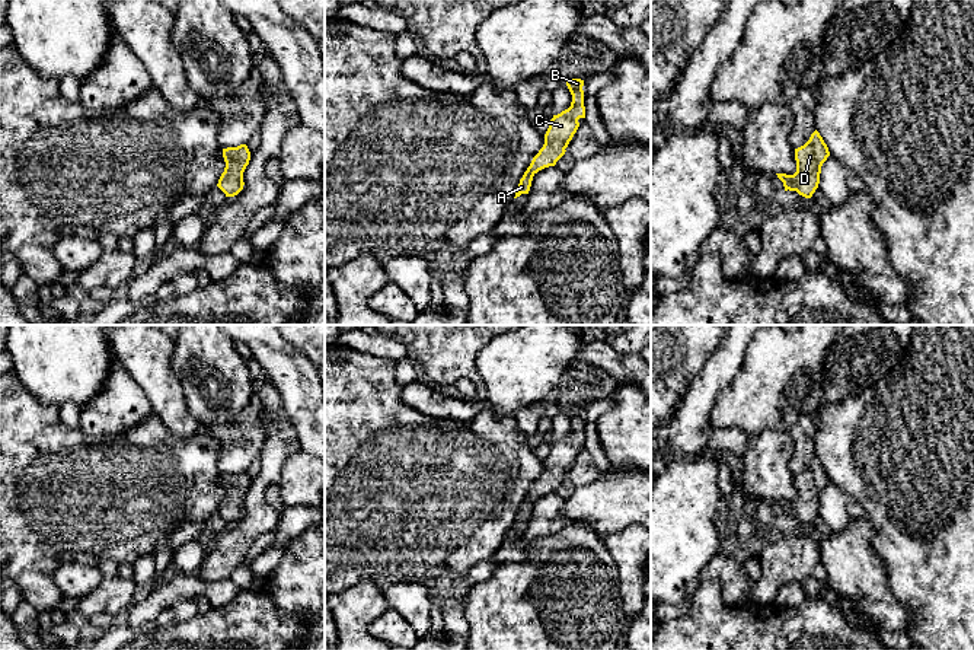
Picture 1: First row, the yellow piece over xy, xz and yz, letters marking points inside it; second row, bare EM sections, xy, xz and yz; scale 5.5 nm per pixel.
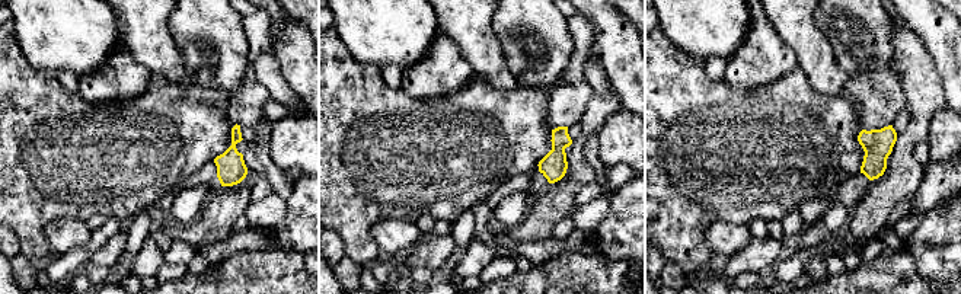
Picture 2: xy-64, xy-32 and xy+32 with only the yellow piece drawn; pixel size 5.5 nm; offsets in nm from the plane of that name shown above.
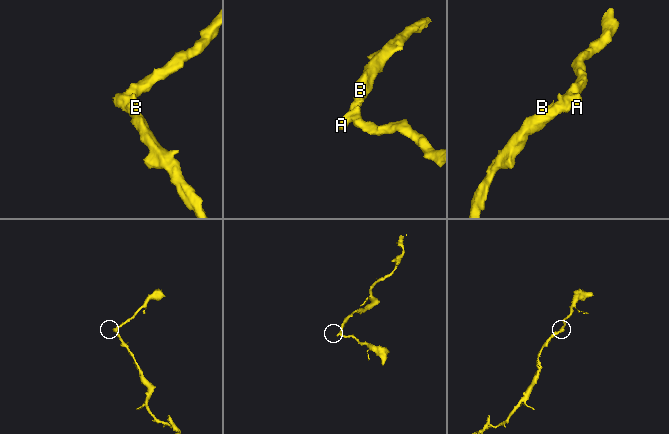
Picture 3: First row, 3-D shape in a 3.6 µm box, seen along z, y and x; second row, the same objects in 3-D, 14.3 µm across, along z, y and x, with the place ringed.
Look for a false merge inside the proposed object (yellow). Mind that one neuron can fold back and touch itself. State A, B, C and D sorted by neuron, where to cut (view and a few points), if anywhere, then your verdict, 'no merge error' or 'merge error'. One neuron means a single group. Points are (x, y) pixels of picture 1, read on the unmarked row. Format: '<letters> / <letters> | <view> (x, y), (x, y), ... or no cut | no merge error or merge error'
A B C D | no cut | no merge error

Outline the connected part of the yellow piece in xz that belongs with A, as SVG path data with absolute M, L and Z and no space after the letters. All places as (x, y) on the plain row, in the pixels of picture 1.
M571 405L566 407L566 412L572 421L571 433L561 440L553 442L550 446L549 455L545 461L545 471L533 484L530 493L520 506L514 525L520 523L521 520L528 520L533 503L539 497L556 491L556 488L565 481L565 475L579 453L578 446L585 445L582 417L584 407Z

